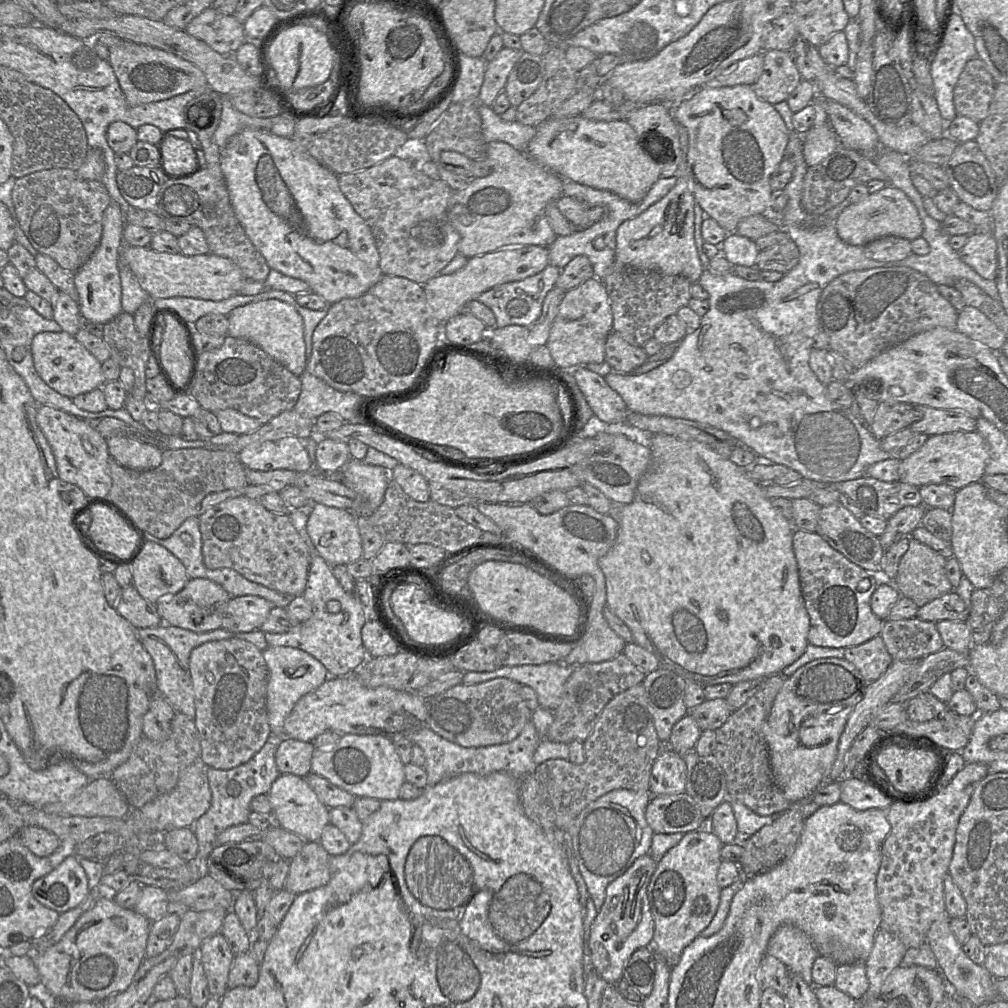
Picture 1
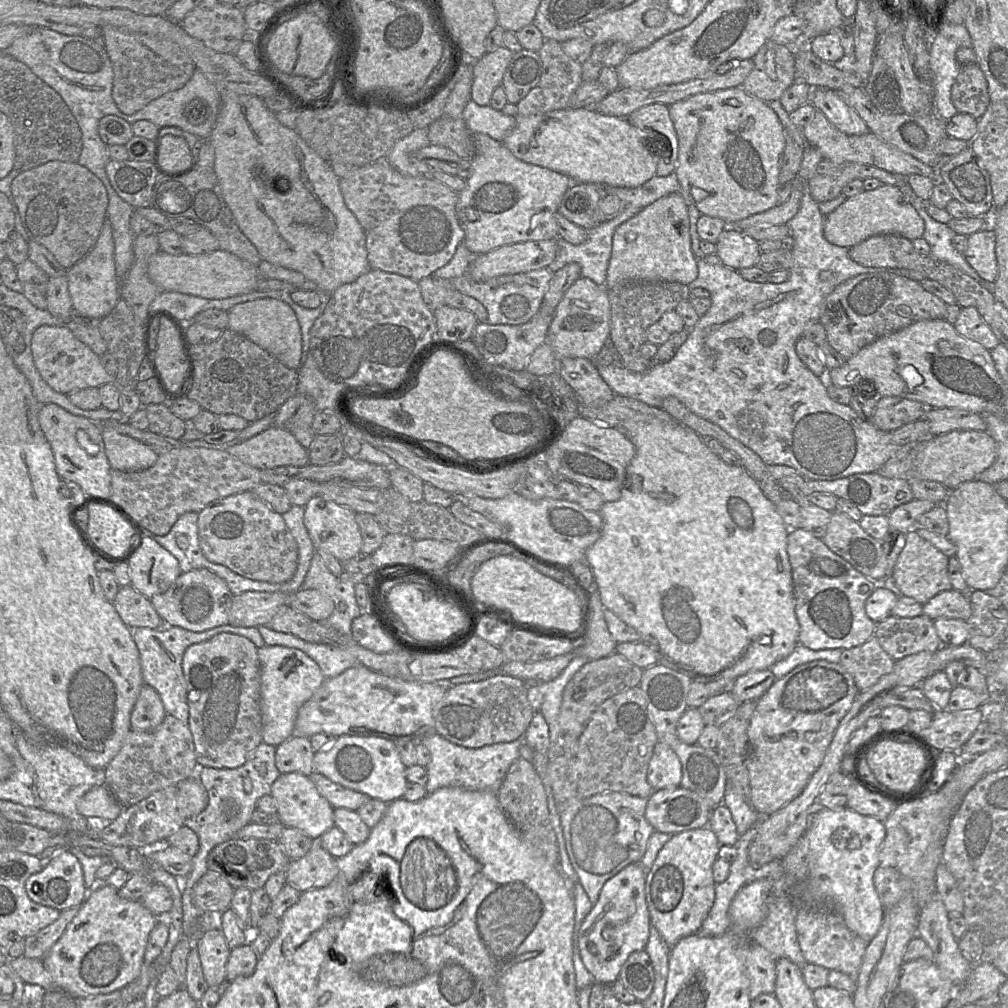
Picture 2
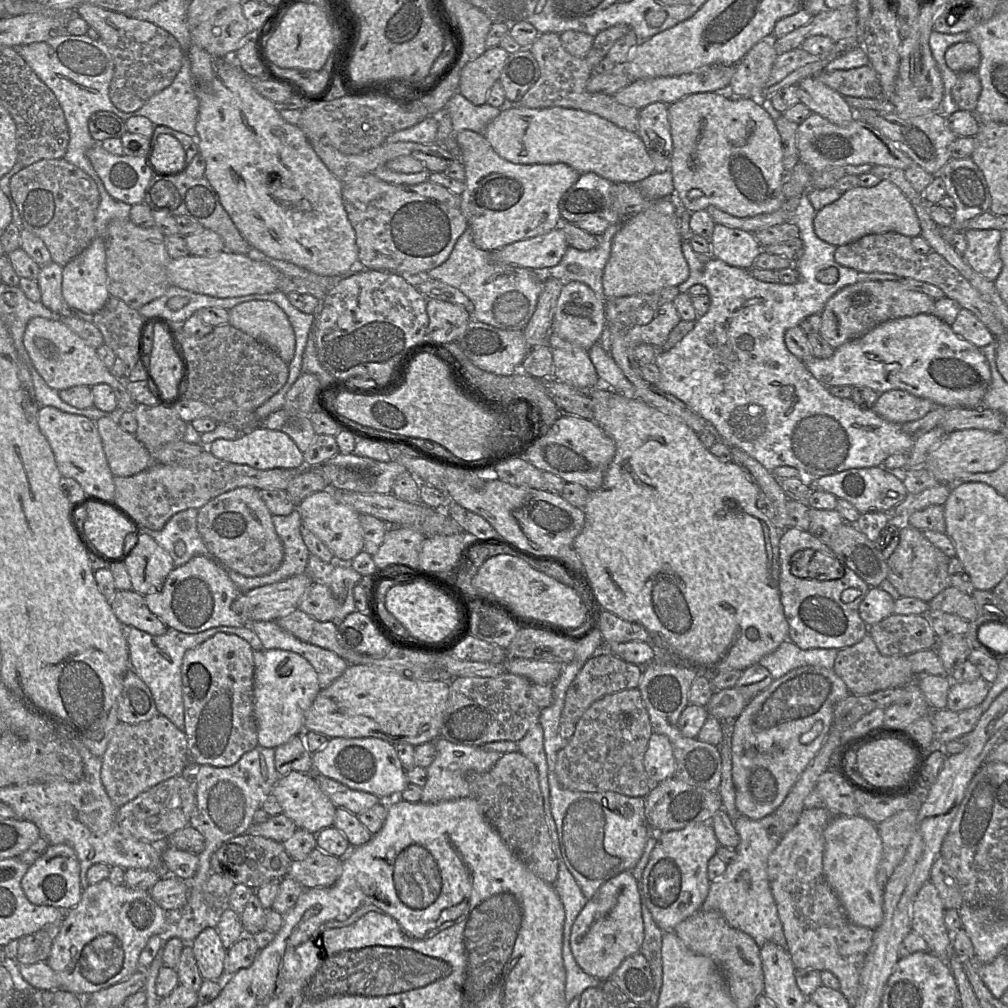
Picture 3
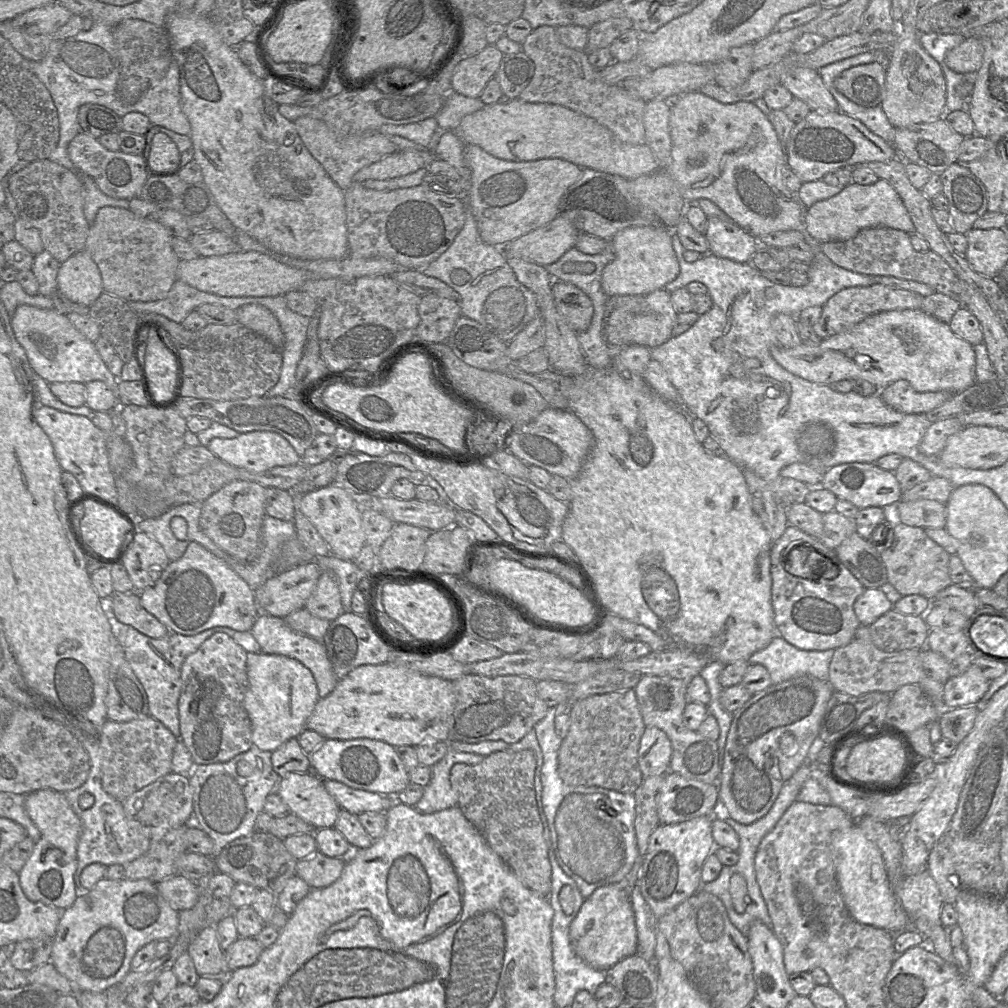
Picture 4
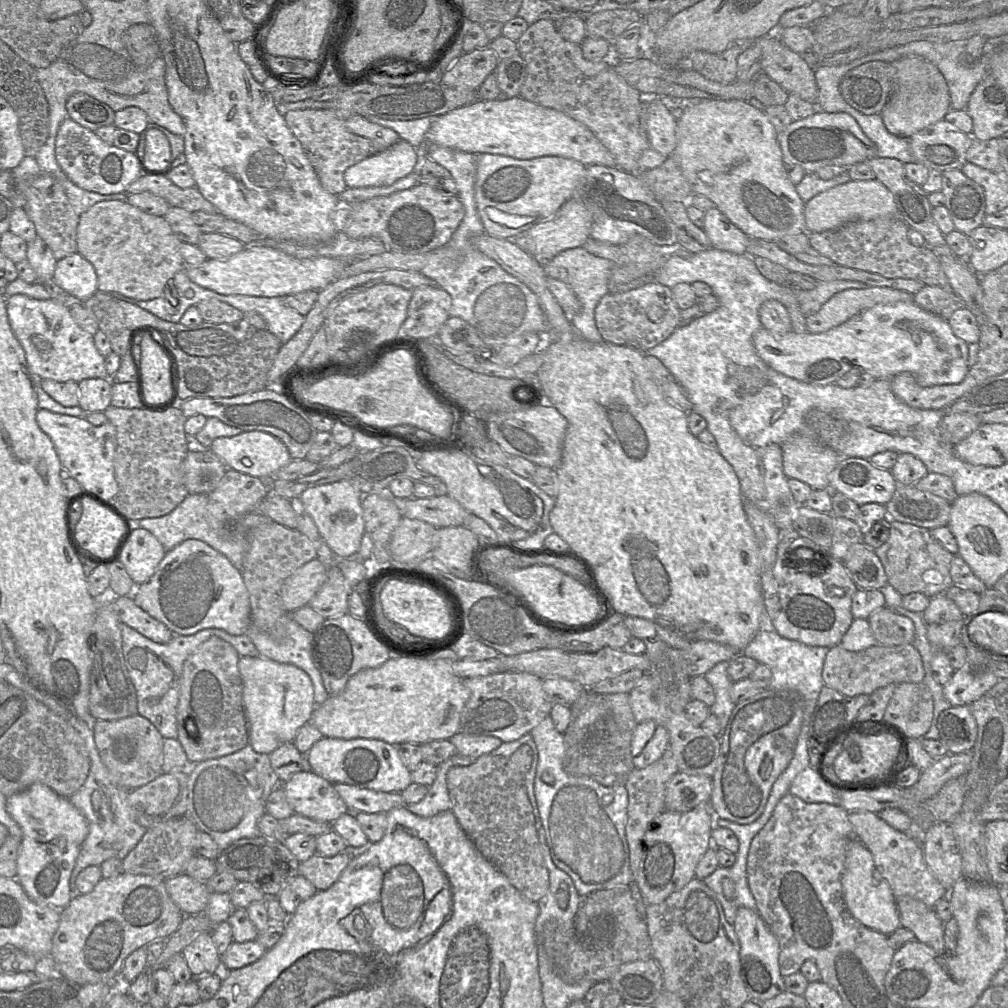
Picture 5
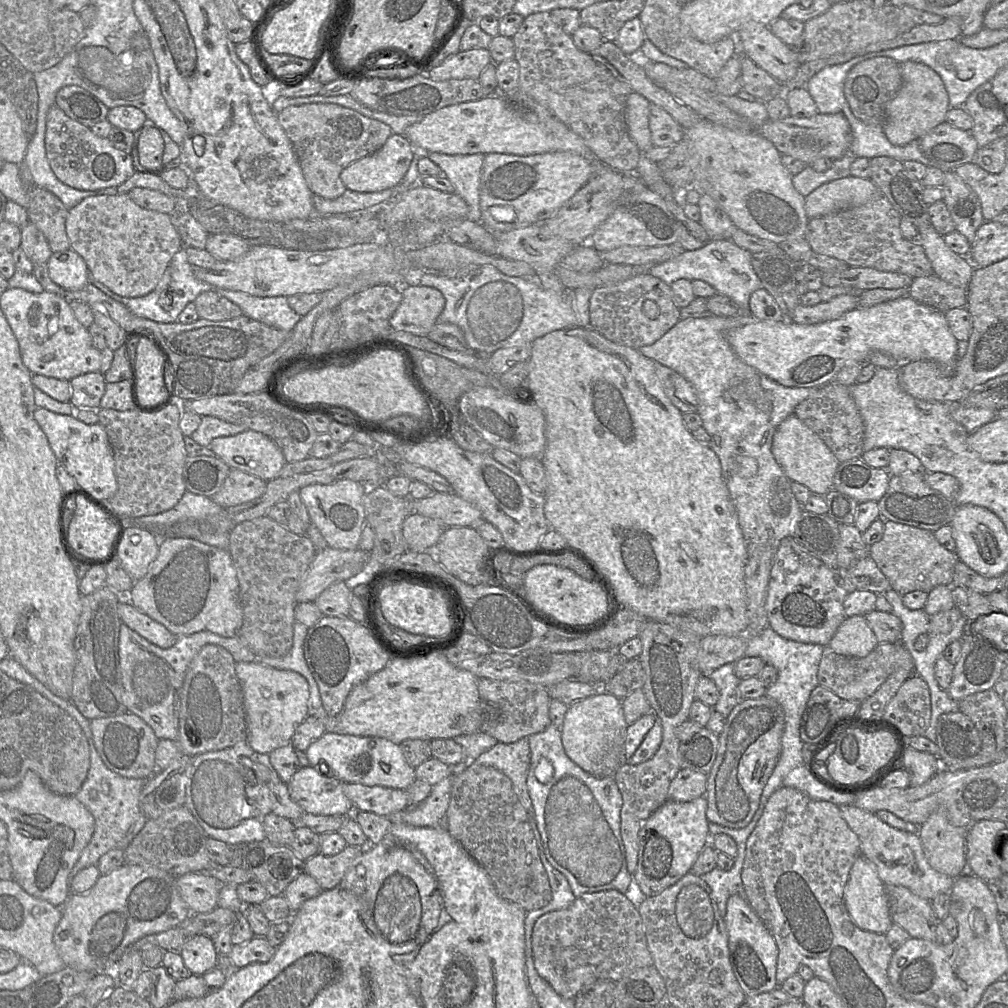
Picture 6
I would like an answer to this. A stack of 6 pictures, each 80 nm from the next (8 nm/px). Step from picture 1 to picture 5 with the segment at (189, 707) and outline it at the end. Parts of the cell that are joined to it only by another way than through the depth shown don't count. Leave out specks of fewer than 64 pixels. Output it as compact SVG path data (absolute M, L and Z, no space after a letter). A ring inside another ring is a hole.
M121 624L122 651L125 664L137 694L138 714L148 719L163 738L177 738L177 706L181 675L186 659L212 636L231 644L240 656L258 657L259 652L247 634L231 635L224 630L209 628L192 635L173 635L166 644L153 642L126 624Z

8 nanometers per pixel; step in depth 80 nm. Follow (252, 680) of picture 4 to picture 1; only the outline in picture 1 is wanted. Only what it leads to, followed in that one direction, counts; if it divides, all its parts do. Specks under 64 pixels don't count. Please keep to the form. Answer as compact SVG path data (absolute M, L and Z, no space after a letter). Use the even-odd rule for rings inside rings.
M268 646L263 651L263 657L269 669L269 681L267 685L266 708L271 737L281 739L283 727L287 716L304 695L315 690L328 679L326 667L315 657L307 652L287 646Z

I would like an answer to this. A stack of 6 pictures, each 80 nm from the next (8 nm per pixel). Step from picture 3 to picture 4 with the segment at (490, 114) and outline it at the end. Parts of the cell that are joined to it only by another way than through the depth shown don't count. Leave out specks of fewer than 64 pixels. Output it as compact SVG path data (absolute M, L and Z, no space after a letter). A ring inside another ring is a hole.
M452 91L446 96L445 103L436 116L438 127L446 131L455 131L466 115L484 106L480 98L470 98Z

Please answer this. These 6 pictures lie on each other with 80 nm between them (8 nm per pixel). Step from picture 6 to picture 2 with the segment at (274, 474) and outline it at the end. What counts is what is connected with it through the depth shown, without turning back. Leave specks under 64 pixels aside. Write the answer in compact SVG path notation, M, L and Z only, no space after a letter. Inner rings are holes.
M274 425L238 444L228 445L226 450L259 470L309 464L308 449L290 431Z

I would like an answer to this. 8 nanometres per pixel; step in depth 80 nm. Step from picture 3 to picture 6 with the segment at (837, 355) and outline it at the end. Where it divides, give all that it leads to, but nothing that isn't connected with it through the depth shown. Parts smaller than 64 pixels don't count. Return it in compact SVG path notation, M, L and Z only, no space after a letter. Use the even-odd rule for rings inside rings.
M905 296L866 308L856 308L838 319L818 324L803 325L783 320L781 322L752 320L727 333L727 340L735 354L747 365L786 387L821 387L835 380L837 373L847 363L867 363L869 354L880 351L898 361L934 361L946 373L952 373L957 361L958 340L952 334L943 312Z

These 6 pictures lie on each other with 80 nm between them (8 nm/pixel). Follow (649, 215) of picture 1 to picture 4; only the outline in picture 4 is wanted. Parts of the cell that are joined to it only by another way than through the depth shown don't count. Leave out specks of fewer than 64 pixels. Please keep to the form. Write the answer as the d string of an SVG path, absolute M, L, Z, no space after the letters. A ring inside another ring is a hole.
M661 223L619 231L611 241L614 259L602 271L602 289L606 296L647 295L673 281L679 275L680 266L672 236L673 230Z

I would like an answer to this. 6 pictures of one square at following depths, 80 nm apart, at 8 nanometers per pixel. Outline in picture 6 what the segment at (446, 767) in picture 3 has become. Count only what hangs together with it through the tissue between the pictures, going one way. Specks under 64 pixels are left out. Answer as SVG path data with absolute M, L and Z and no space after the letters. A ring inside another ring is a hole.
M463 761L455 765L448 765L450 774L432 786L430 794L422 803L407 808L394 816L388 816L388 818L392 822L399 822L414 827L432 828L444 825L453 780L473 763Z

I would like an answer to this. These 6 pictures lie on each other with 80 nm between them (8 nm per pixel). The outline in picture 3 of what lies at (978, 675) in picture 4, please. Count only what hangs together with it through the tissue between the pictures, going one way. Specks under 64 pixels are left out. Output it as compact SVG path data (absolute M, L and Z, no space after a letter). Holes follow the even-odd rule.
M983 677L972 682L952 682L947 697L947 709L958 712L979 706L989 689L990 684Z

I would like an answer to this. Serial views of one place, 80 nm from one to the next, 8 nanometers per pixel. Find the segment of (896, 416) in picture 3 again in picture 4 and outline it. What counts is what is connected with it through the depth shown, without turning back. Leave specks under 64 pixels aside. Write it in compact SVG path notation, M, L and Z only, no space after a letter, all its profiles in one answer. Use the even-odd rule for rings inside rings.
M904 379L894 381L880 390L880 396L886 405L906 414L928 413L953 394L949 391L918 392Z

